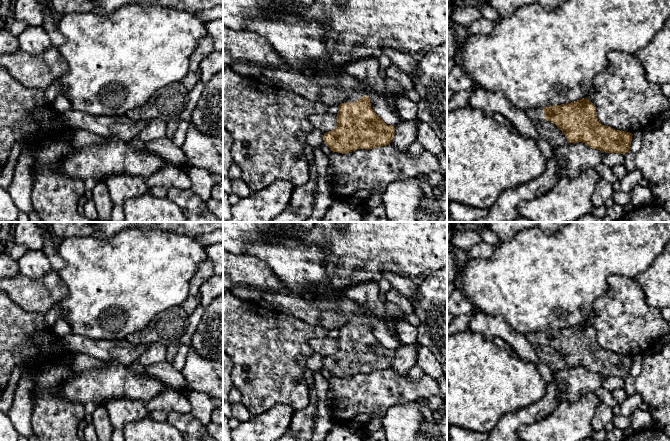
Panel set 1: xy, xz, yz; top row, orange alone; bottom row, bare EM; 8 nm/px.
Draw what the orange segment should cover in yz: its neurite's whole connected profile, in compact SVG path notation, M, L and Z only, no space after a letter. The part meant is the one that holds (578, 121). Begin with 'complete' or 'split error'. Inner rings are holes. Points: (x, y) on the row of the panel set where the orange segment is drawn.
split error; M588 98L543 109L525 111L532 120L547 120L562 131L569 143L585 143L606 153L625 154L630 151L632 133L602 125L595 106Z

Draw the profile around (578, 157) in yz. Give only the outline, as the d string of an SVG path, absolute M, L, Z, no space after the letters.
M569 143L554 147L553 157L564 158L565 165L559 172L559 178L575 178L583 170L594 169L603 164L606 152L593 149L585 143Z

